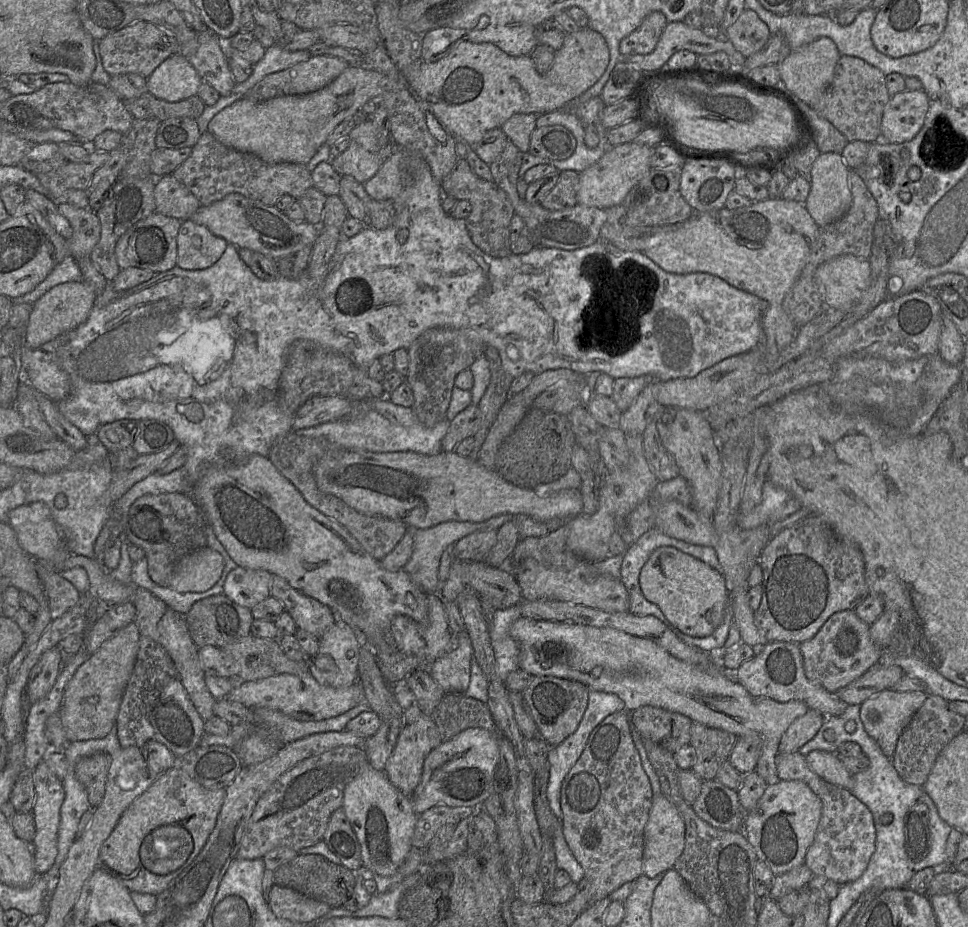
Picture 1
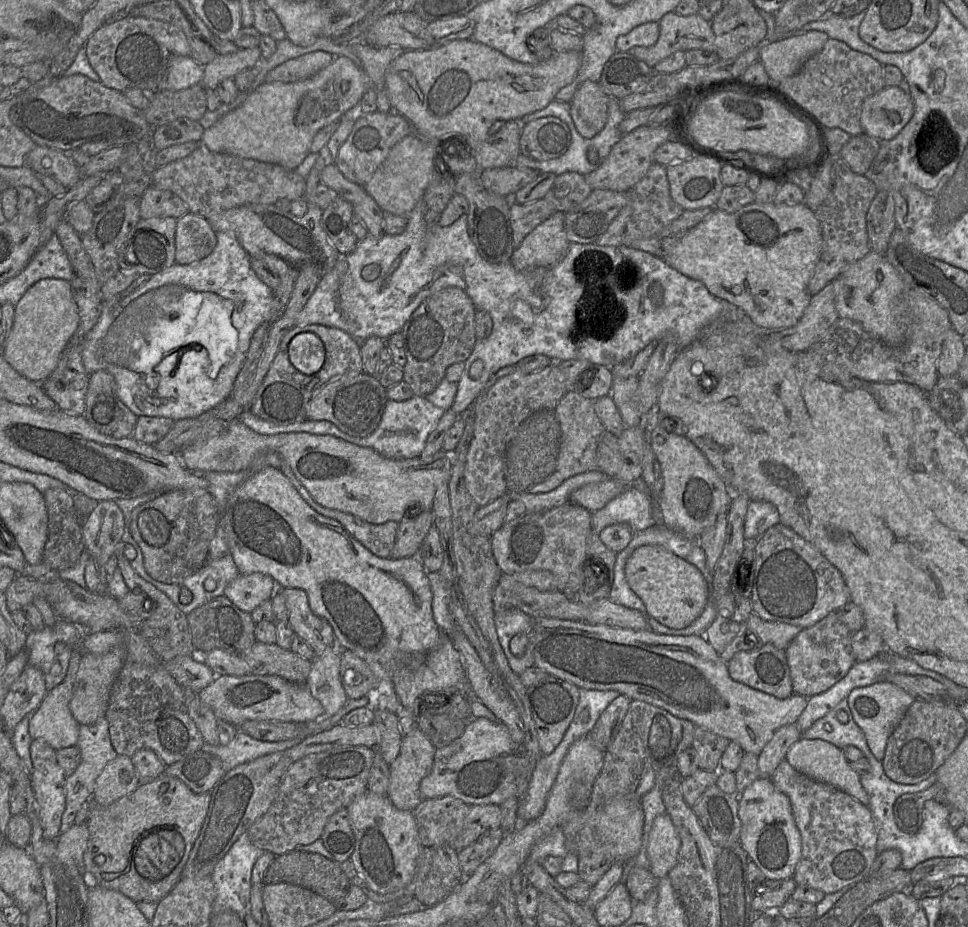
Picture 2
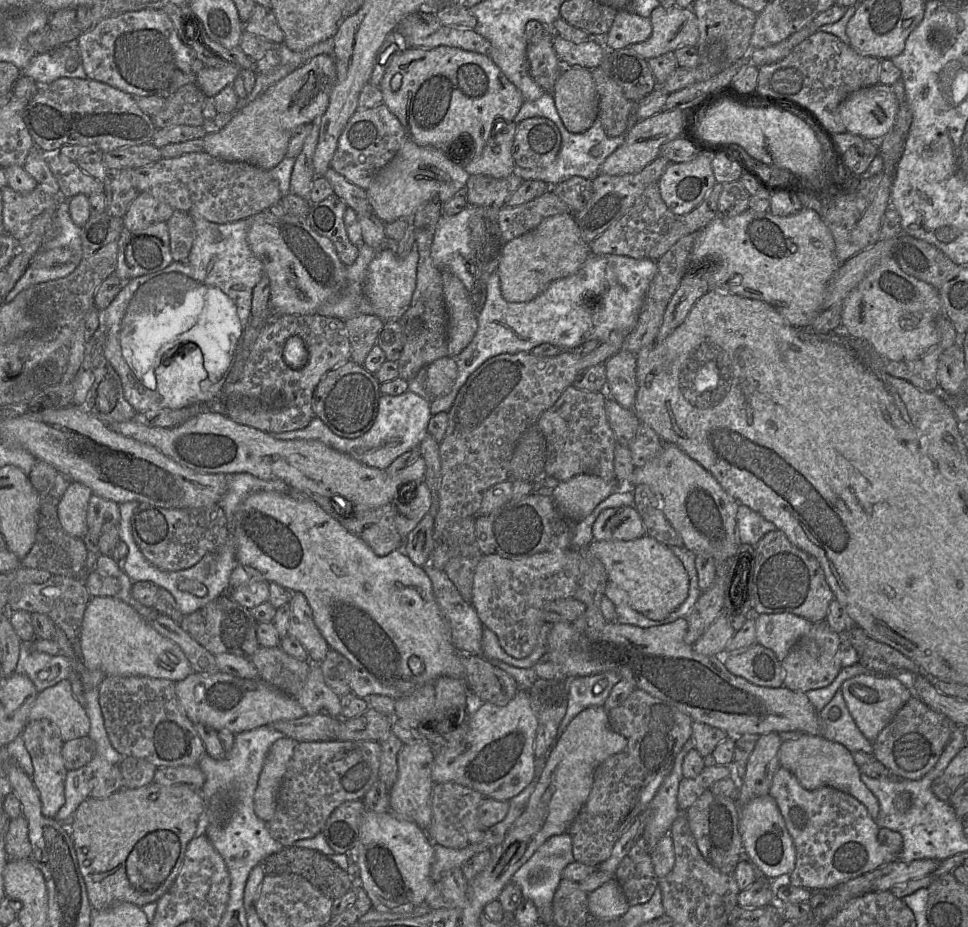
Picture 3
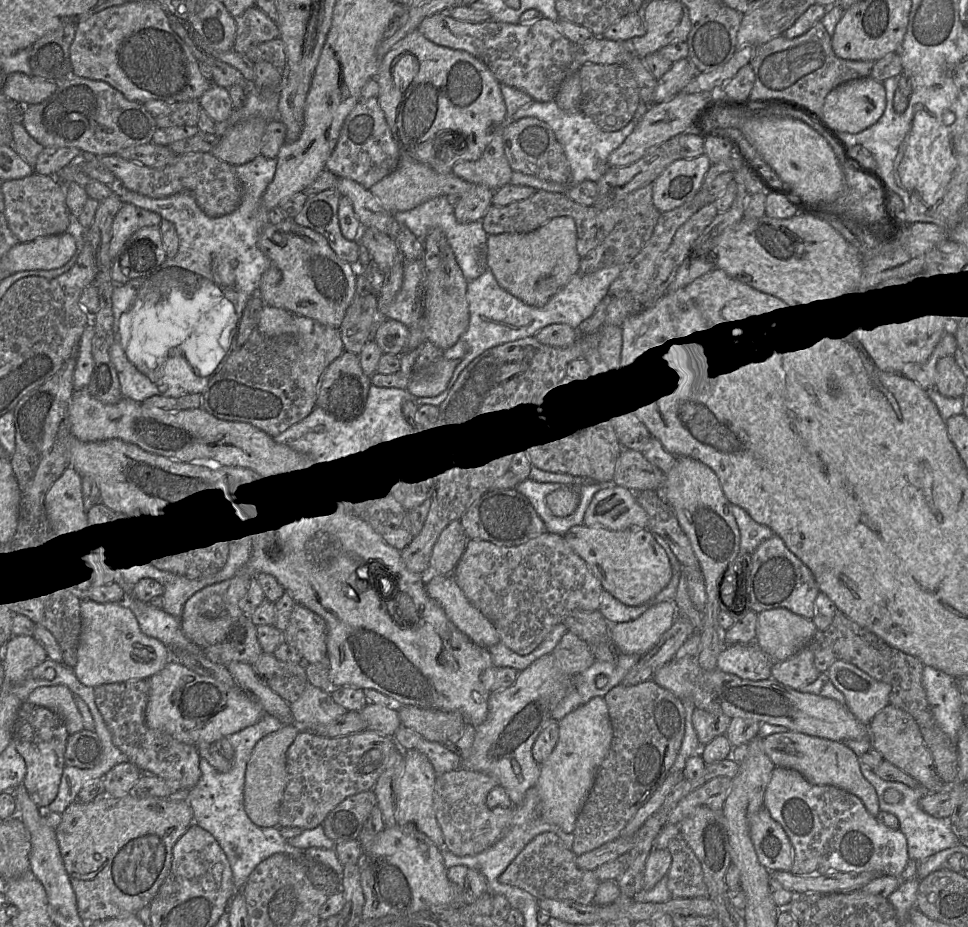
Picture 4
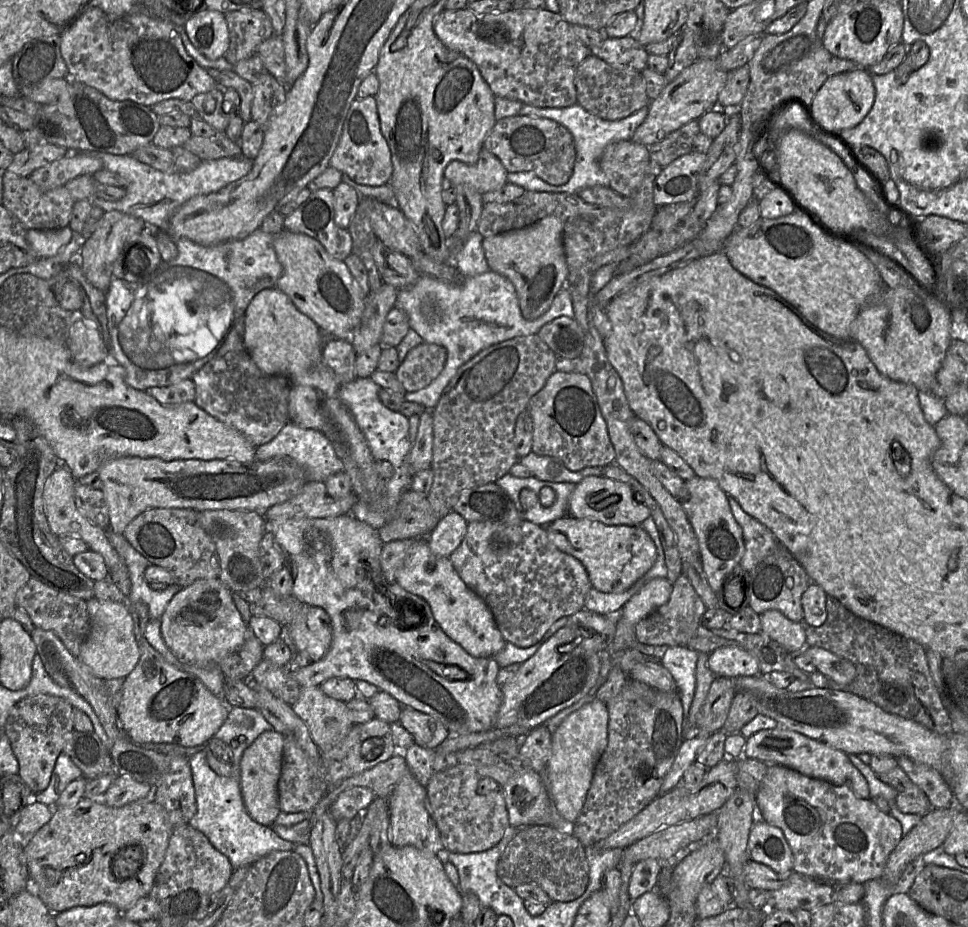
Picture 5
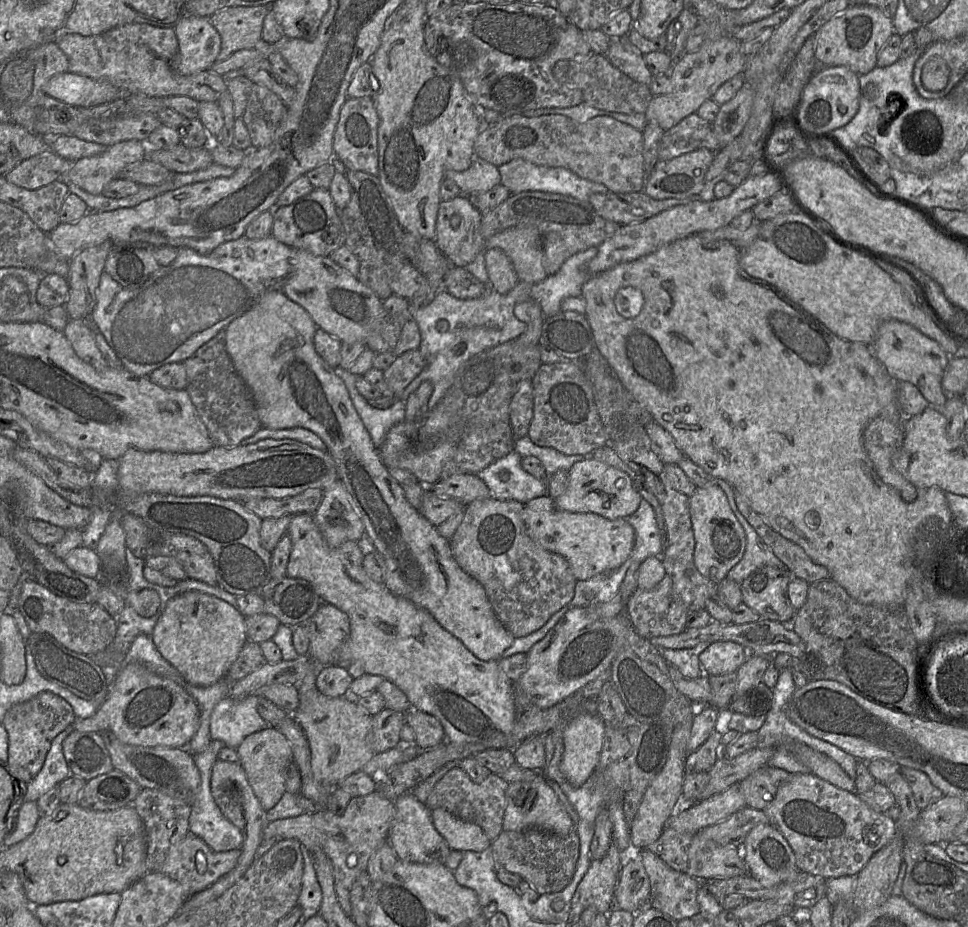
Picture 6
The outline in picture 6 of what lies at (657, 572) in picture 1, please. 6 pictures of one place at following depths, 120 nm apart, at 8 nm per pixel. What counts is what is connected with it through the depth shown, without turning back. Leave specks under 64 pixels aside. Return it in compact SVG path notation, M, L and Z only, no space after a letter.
M549 495L525 503L523 520L532 540L545 550L564 557L577 580L588 580L617 569L630 557L635 542L634 529L625 518L608 520L594 513L563 511Z

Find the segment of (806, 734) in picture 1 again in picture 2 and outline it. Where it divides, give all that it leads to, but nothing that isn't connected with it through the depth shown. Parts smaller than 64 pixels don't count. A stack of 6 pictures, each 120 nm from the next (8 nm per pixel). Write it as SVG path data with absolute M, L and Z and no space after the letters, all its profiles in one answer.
M789 724L775 731L758 758L758 769L761 777L771 778L777 766L785 759L790 746L802 737L797 724Z

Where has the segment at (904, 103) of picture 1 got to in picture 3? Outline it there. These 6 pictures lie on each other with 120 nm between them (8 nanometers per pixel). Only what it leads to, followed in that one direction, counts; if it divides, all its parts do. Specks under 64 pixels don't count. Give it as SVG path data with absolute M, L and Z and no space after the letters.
M877 83L848 95L838 112L846 132L879 141L892 129L899 107L892 87Z

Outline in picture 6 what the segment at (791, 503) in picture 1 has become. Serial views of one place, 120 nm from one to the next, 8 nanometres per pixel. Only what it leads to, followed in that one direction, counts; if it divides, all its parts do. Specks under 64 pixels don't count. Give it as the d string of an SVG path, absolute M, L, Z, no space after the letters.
M714 479L728 498L729 505L741 523L746 534L746 549L742 559L728 572L727 578L741 583L749 574L763 566L787 569L785 564L774 554L762 540L756 530L739 511L733 487L725 480Z

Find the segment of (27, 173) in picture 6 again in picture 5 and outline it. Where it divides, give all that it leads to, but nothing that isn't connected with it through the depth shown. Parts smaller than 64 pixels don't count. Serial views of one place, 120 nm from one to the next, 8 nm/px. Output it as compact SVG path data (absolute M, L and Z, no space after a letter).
M69 152L66 156L33 171L29 178L43 191L65 186L82 175L94 175L104 168L101 160L82 153Z

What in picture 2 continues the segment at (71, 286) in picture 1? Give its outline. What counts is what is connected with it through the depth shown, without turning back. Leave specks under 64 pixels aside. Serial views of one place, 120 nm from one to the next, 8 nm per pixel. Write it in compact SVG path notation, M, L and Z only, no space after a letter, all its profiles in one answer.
M45 278L30 286L14 306L14 322L3 358L20 375L42 383L55 369L62 351L79 326L79 313L70 281Z

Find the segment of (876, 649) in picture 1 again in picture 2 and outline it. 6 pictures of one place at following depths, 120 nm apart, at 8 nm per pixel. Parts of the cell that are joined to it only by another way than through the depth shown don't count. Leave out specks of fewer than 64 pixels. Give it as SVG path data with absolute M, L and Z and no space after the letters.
M836 612L818 621L809 628L802 629L785 649L794 694L812 697L825 692L840 681L857 662L852 651L851 639L853 633L837 617Z

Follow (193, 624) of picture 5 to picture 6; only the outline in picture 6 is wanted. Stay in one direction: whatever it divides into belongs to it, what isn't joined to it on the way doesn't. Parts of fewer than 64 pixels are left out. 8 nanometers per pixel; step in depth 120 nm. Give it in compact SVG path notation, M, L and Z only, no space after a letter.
M187 591L168 600L151 634L153 642L163 658L175 667L192 685L210 686L226 677L229 666L237 659L248 641L245 617L230 603L199 591Z

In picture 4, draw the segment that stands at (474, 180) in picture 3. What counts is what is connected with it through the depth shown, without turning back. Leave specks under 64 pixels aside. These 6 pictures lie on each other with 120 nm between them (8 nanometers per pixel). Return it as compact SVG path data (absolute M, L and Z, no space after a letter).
M473 184L471 189L461 196L460 201L454 206L454 215L459 223L470 223L481 220L490 206L494 190Z

